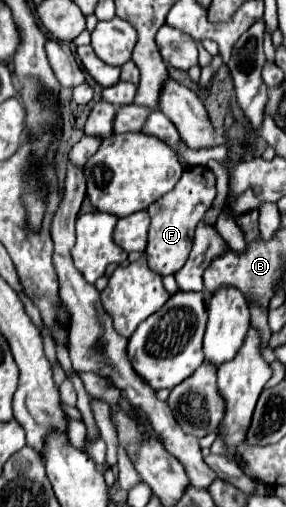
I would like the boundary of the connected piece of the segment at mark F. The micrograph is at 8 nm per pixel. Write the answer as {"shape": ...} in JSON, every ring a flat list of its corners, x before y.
{"shape":[[194,166,186,168,180,182,170,190,170,194,164,194,154,202,154,206,148,208,152,224,148,232,148,248,146,248,146,260,150,270,166,276,178,272,192,248,192,238,198,222,206,214,206,210,212,206,216,196,216,176,206,166]]}

